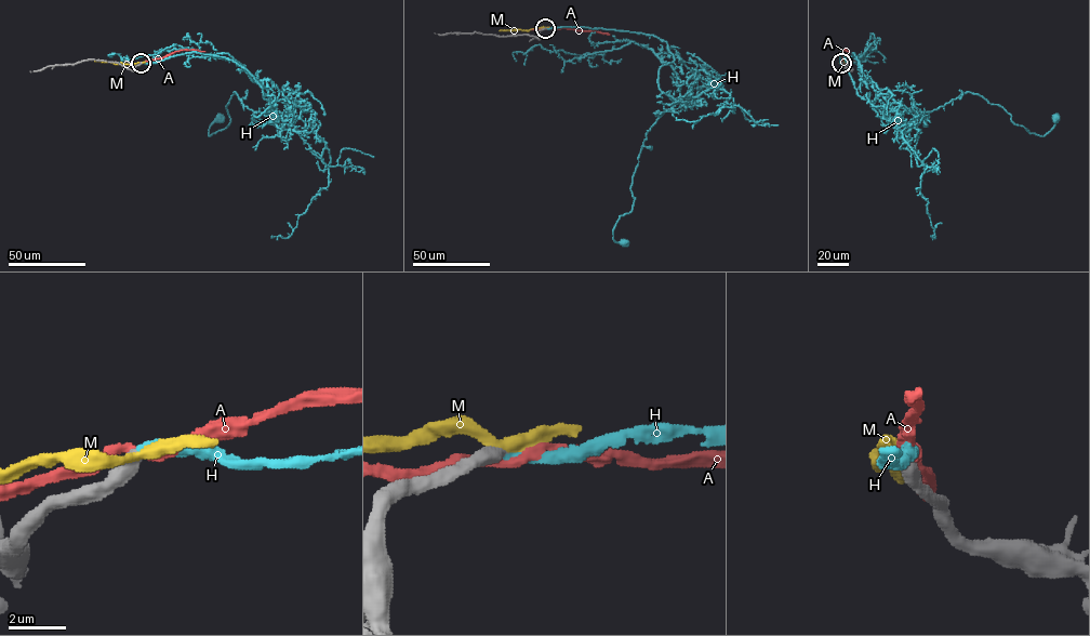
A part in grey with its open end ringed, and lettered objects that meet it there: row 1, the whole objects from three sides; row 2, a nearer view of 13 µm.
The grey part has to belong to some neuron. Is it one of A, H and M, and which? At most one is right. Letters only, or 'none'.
H

